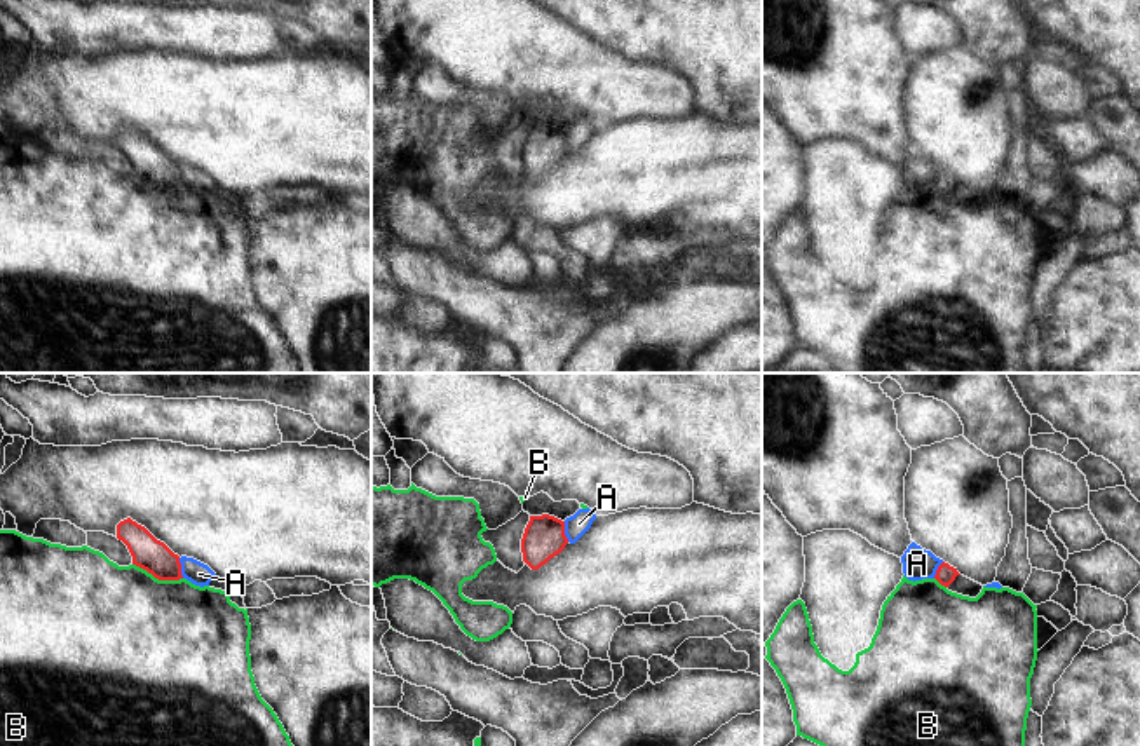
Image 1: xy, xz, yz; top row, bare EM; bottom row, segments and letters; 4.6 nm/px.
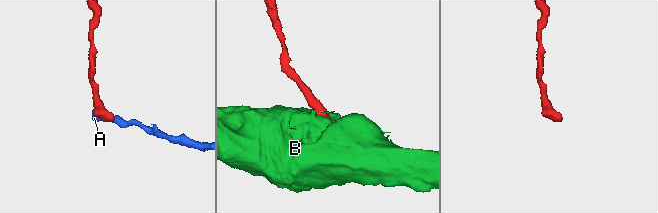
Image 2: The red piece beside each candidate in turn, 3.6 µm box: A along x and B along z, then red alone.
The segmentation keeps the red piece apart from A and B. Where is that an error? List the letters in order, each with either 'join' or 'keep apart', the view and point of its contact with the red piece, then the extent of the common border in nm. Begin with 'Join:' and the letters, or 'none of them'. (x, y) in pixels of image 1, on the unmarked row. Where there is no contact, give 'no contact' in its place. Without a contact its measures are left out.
Join: none of them
A: keep apart | xy (180, 178) | 100 nm
B: keep apart | xy (157, 187) | 240 nm

